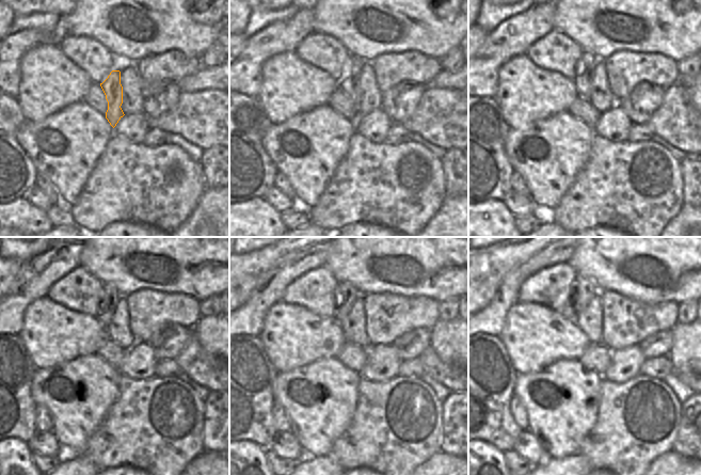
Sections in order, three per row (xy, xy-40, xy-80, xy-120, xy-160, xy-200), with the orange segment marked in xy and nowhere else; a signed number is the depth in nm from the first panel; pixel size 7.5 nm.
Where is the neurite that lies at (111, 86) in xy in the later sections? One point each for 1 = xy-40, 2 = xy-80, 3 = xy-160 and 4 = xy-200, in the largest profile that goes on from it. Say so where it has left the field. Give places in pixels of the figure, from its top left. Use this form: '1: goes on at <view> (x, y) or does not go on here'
1: goes on at xy-40 (348, 81)
2: goes on at xy-80 (585, 69)
3: goes on at xy-160 (346, 294)
4: goes on at xy-200 (585, 289)

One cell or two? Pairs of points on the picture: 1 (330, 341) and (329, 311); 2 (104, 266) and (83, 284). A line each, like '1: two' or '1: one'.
1: two
2: two

